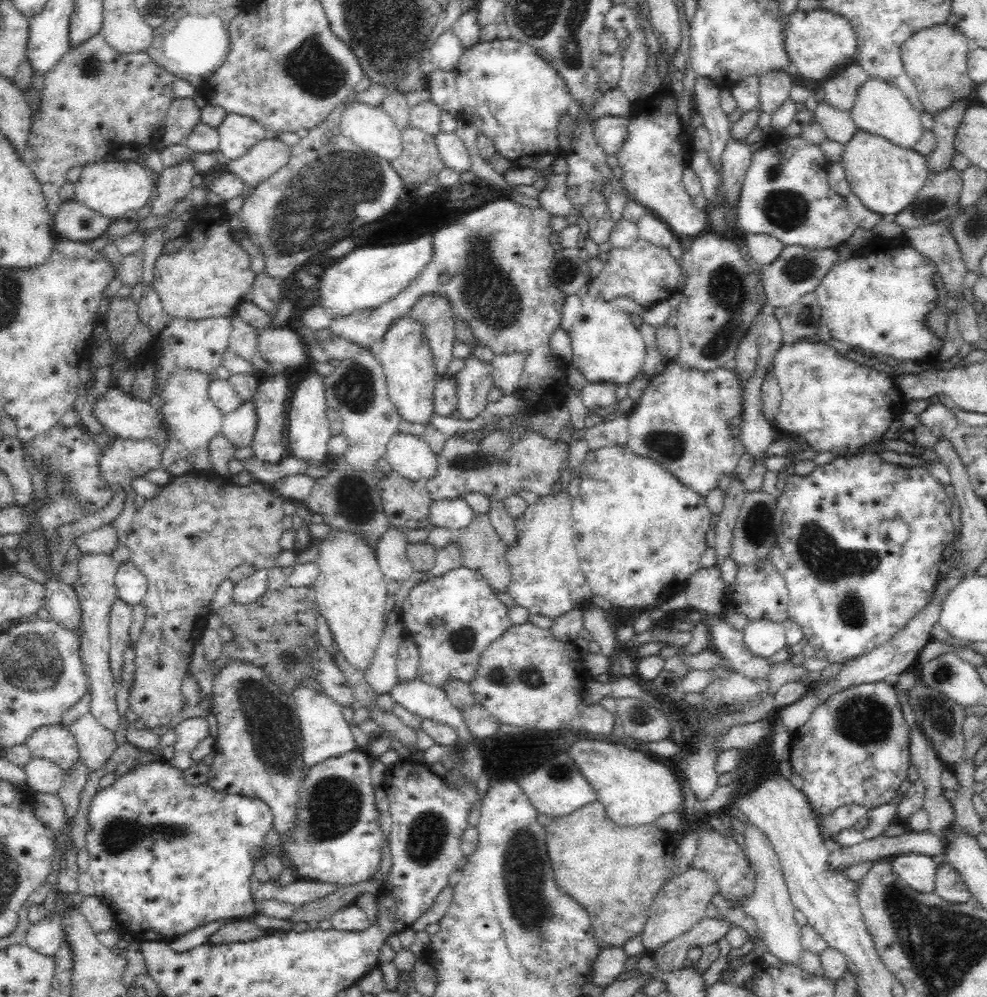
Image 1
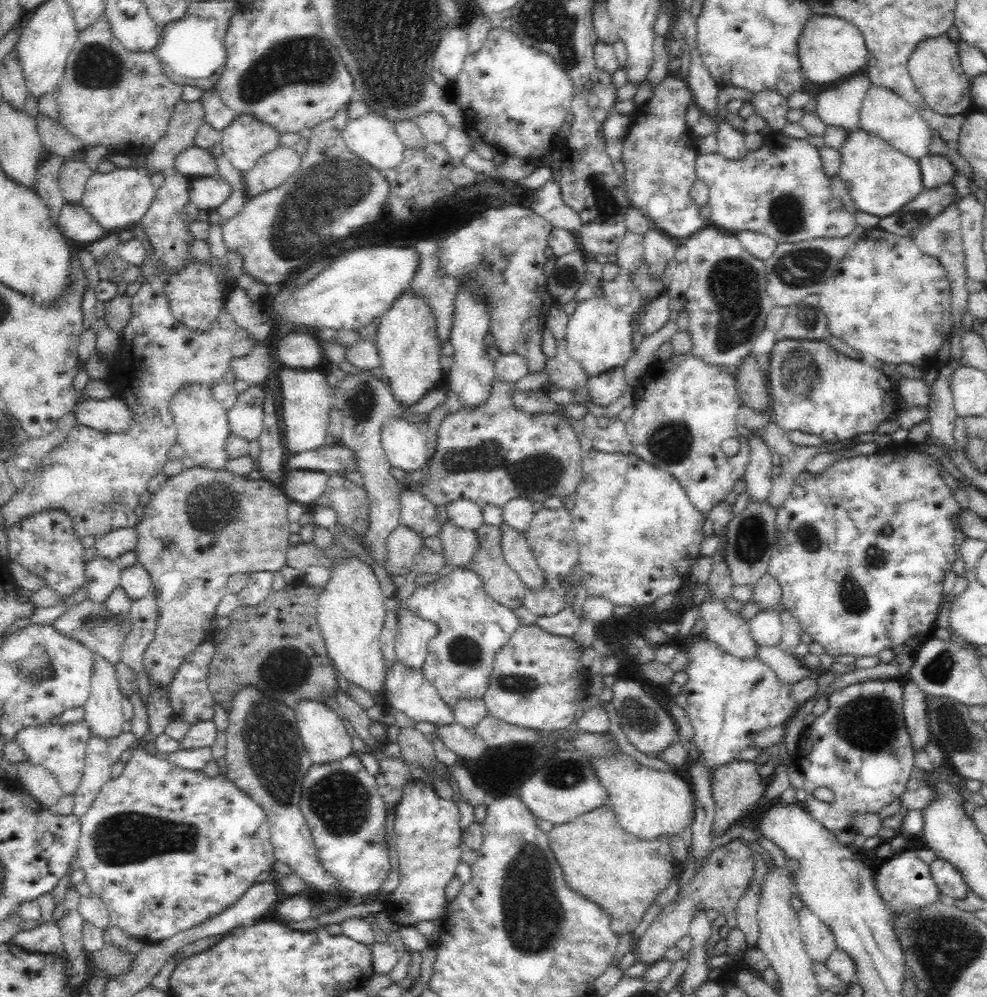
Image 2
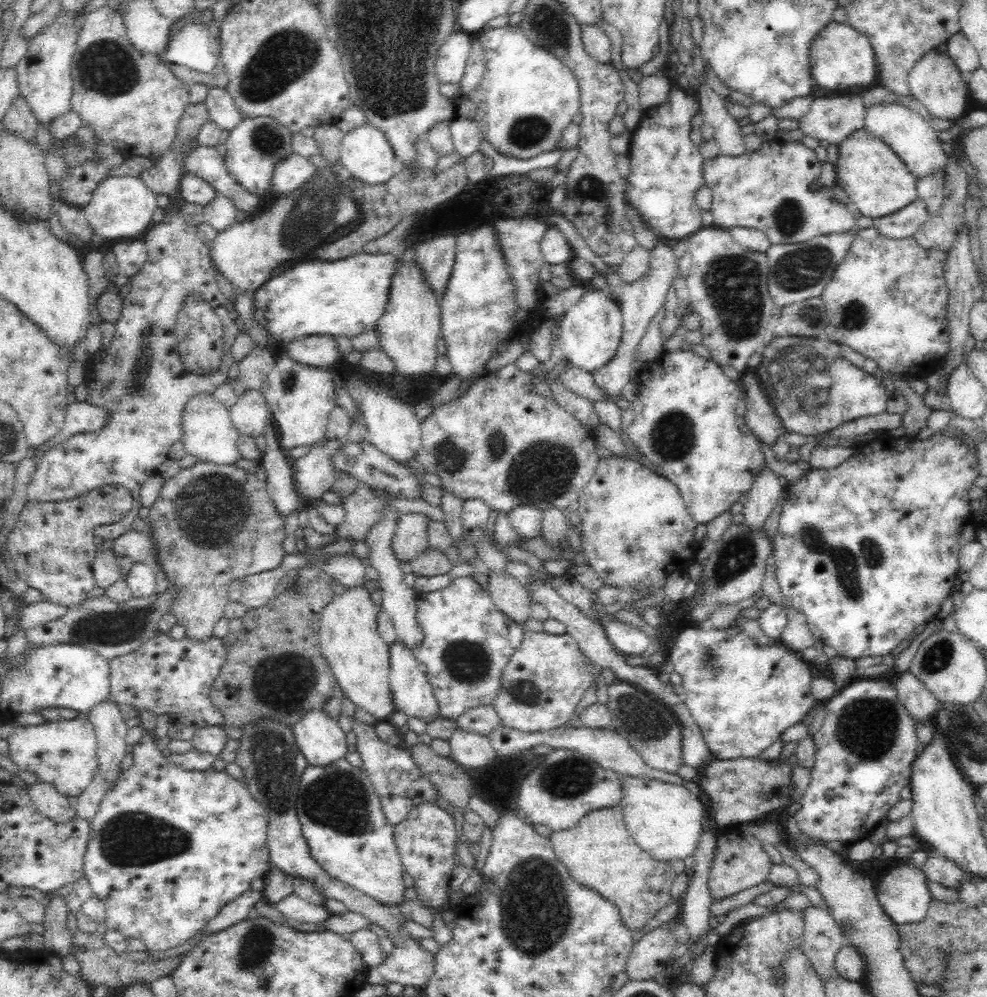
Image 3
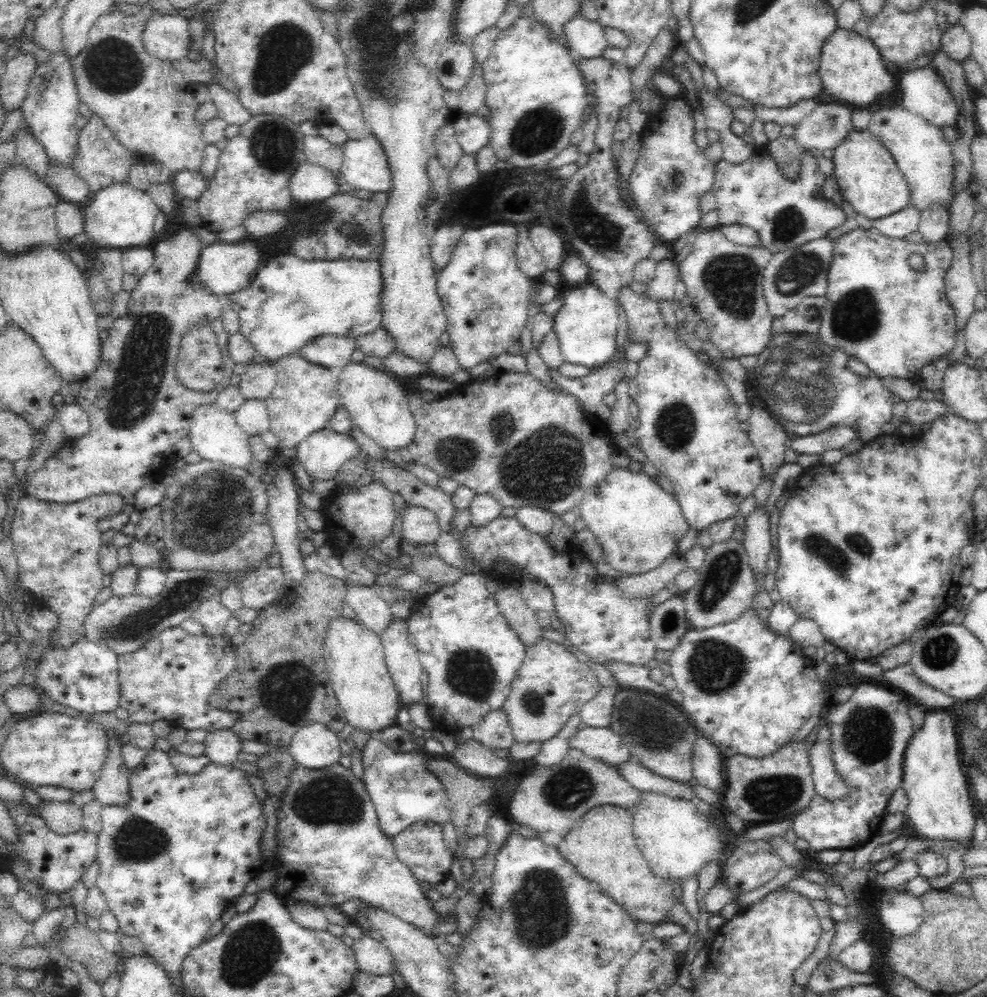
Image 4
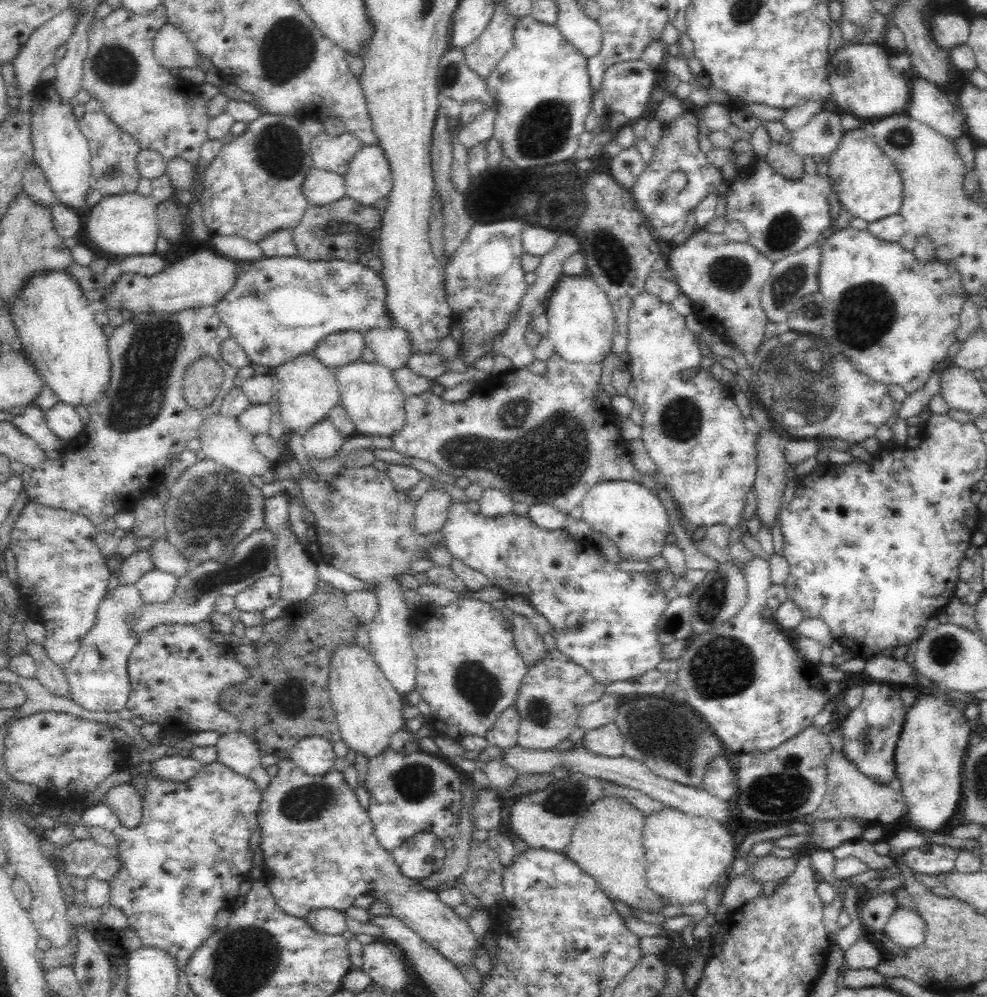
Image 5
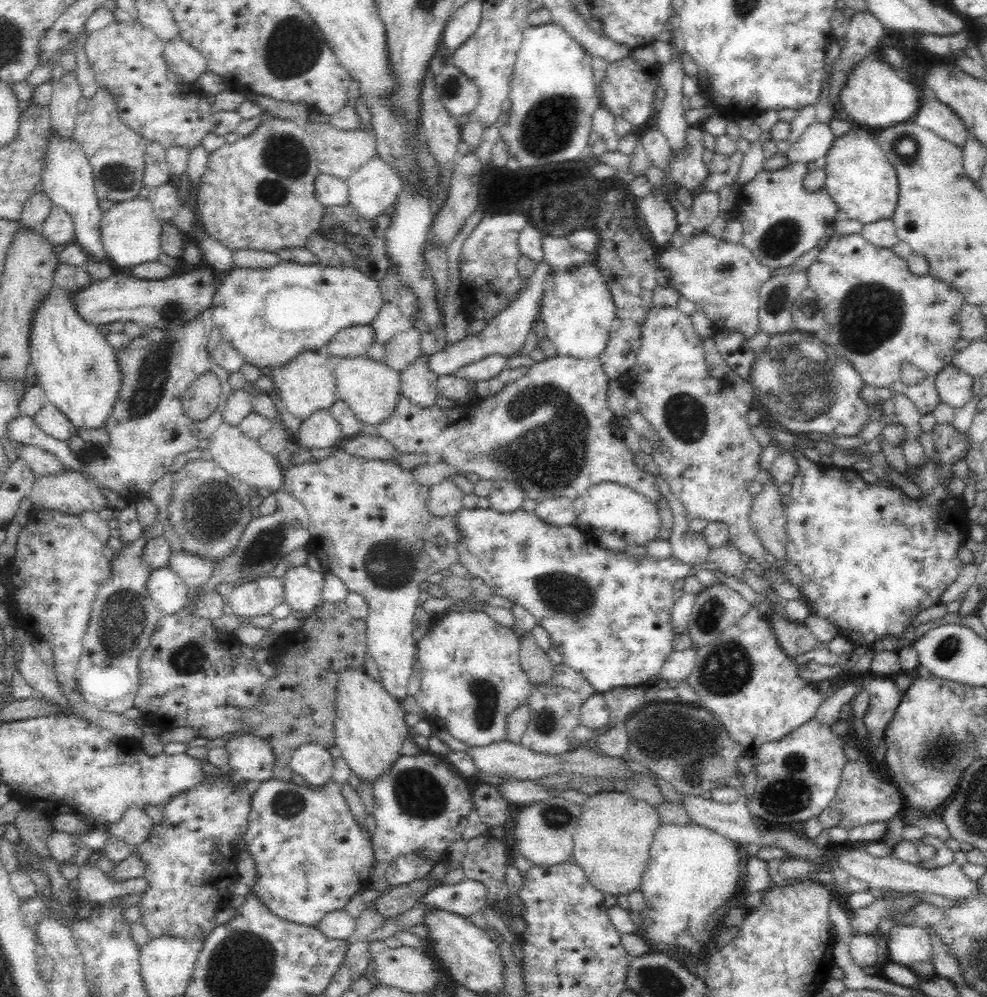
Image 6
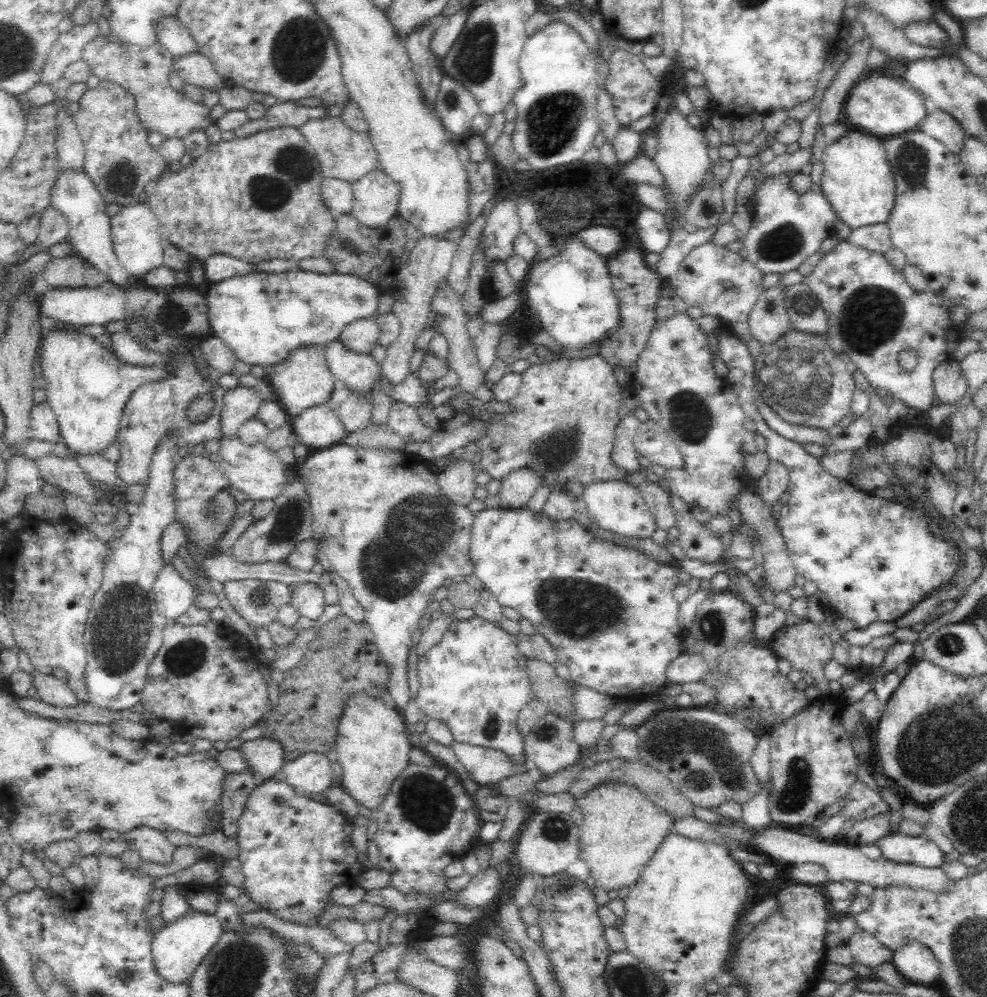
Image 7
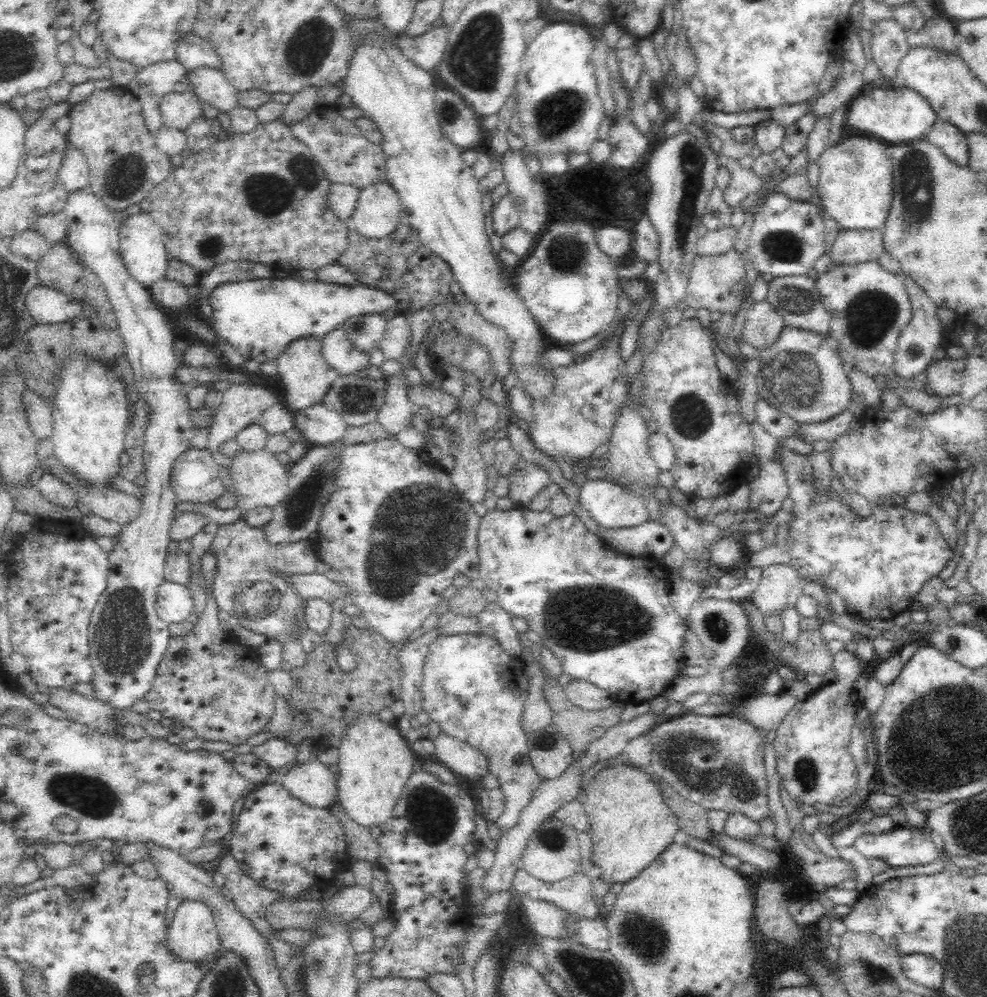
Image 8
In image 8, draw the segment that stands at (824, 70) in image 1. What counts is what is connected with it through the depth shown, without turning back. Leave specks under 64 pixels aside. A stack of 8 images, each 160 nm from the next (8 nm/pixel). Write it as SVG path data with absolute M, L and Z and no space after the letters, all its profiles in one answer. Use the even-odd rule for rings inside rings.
M874 88L870 94L860 93L845 107L848 126L874 134L880 140L892 142L892 144L906 144L912 140L925 138L932 125L938 118L931 104L916 90L899 88L892 89Z

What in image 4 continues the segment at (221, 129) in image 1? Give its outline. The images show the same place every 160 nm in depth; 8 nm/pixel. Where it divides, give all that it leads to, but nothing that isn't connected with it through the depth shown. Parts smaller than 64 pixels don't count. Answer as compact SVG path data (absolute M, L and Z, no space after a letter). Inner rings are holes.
M252 115L241 125L238 136L229 138L221 150L214 176L208 180L207 188L197 199L201 225L208 230L220 232L243 225L245 218L254 211L280 211L288 213L295 198L289 189L290 175L307 160L304 150L305 136L293 120L280 115Z

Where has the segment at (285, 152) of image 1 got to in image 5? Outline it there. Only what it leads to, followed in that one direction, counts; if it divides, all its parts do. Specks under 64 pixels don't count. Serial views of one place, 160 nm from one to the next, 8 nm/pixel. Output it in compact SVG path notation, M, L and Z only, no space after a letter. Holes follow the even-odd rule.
M312 167L303 182L303 193L311 206L324 206L346 197L344 177Z

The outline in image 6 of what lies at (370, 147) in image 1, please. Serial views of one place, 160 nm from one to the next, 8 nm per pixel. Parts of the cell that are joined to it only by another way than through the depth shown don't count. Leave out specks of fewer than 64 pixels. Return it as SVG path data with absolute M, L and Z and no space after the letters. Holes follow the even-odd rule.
M380 157L365 162L347 178L349 204L363 219L372 220L395 206L403 187L403 180Z

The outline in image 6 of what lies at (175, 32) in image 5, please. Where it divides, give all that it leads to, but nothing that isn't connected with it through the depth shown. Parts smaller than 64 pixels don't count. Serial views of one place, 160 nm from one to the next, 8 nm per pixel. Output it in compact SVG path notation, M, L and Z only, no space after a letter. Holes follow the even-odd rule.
M181 37L165 43L163 57L170 72L176 74L186 84L195 83L209 70L202 53L184 42Z

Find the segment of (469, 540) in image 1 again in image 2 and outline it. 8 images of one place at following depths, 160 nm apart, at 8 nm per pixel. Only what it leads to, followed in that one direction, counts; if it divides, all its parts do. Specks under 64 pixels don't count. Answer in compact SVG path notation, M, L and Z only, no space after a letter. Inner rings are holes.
M486 523L475 530L479 549L470 565L484 581L486 592L502 606L512 610L523 606L524 583L506 564L501 549L502 531Z

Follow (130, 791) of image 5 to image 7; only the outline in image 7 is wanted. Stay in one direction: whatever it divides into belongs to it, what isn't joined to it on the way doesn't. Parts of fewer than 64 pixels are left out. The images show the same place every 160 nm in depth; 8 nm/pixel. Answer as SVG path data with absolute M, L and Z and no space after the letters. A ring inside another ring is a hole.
M148 826L136 828L120 838L130 845L144 861L152 861L160 865L167 865L172 859L175 847L165 838L165 834L153 830Z

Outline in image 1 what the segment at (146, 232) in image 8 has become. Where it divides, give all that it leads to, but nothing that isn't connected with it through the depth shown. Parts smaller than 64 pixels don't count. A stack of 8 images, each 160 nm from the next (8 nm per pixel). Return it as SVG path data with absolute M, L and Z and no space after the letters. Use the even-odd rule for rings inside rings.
M102 160L86 164L78 181L74 184L75 200L100 215L116 220L126 211L140 210L149 202L154 183L147 169L131 161L104 162Z

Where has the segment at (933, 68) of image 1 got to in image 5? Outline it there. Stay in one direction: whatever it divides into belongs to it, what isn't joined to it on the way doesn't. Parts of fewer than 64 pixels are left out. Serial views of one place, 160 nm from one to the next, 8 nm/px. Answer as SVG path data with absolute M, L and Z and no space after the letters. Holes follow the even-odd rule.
M919 77L912 80L908 115L952 141L966 134L964 115L936 84Z

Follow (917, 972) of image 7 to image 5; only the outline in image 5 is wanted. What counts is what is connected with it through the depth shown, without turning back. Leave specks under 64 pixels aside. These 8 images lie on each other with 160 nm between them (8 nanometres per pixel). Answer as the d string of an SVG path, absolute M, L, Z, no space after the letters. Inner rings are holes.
M896 908L888 919L883 933L900 948L919 947L926 938L925 920L912 910Z

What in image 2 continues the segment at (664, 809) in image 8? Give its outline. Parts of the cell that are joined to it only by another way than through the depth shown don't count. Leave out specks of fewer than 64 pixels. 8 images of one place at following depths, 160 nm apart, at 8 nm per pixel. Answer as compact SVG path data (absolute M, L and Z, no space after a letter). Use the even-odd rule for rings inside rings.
M607 804L567 823L554 826L547 838L568 886L602 906L610 916L612 932L620 935L633 931L658 895L674 880L680 867L672 855L669 840L640 842L622 830L614 810Z

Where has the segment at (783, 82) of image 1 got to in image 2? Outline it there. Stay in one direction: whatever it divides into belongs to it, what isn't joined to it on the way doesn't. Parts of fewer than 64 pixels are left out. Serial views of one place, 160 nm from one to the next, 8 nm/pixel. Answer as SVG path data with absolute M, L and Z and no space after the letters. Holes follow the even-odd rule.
M774 90L755 93L750 105L754 113L767 120L773 132L780 131L787 123L786 114L789 111L787 98Z

